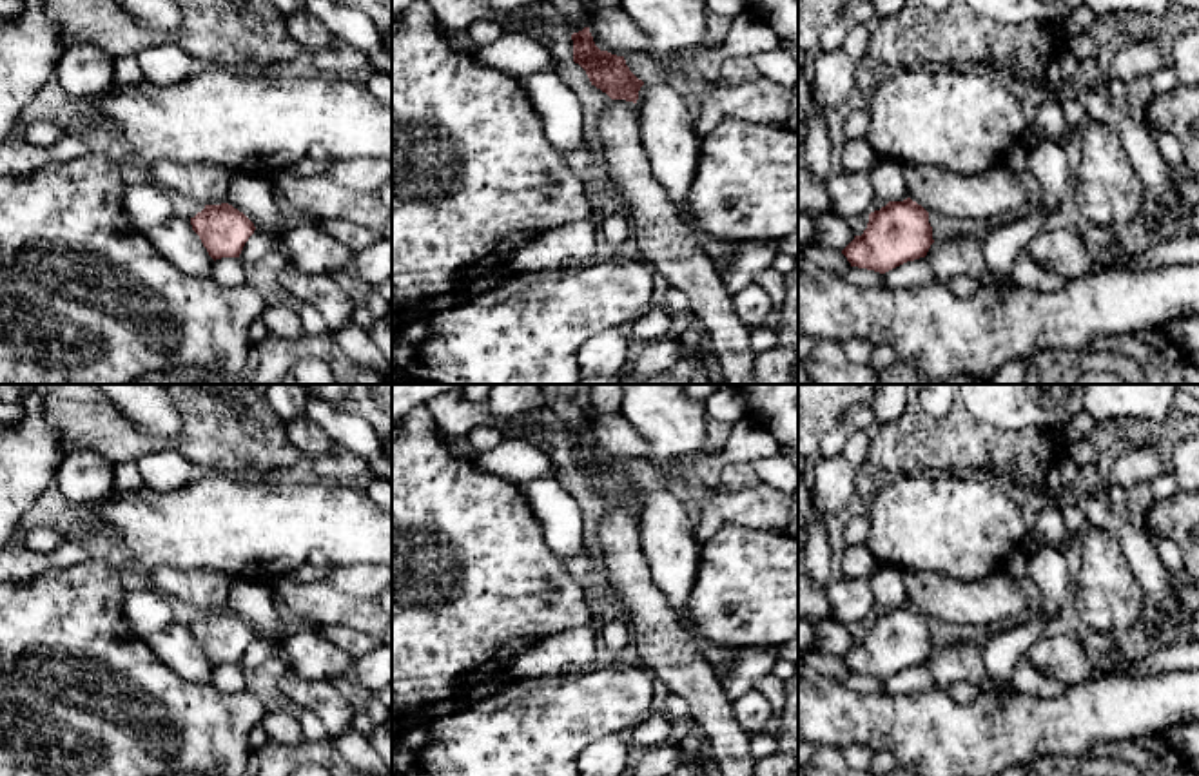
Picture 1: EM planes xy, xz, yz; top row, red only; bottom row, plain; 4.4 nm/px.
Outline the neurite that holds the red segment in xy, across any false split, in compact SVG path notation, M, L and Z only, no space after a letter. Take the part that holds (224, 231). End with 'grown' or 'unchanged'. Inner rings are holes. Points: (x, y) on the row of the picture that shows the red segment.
M239 170L230 179L227 201L205 205L190 218L190 225L214 261L239 257L256 230L274 238L281 236L279 207L281 199L272 178Z; grown

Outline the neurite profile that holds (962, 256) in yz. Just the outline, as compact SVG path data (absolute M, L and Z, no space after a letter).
M974 236L934 241L925 257L934 277L941 283L958 276L970 276L987 288L1012 288L1018 285L1010 276L999 279L987 272L981 241Z

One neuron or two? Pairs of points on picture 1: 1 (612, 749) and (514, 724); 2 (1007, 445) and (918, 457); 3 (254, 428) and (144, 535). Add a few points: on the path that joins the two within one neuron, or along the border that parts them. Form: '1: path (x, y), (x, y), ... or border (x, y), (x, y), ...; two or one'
1: border (624, 731), (595, 738), (577, 756); two
2: path (985, 446), (940, 446); one
3: border (200, 472), (218, 472), (231, 477); two

